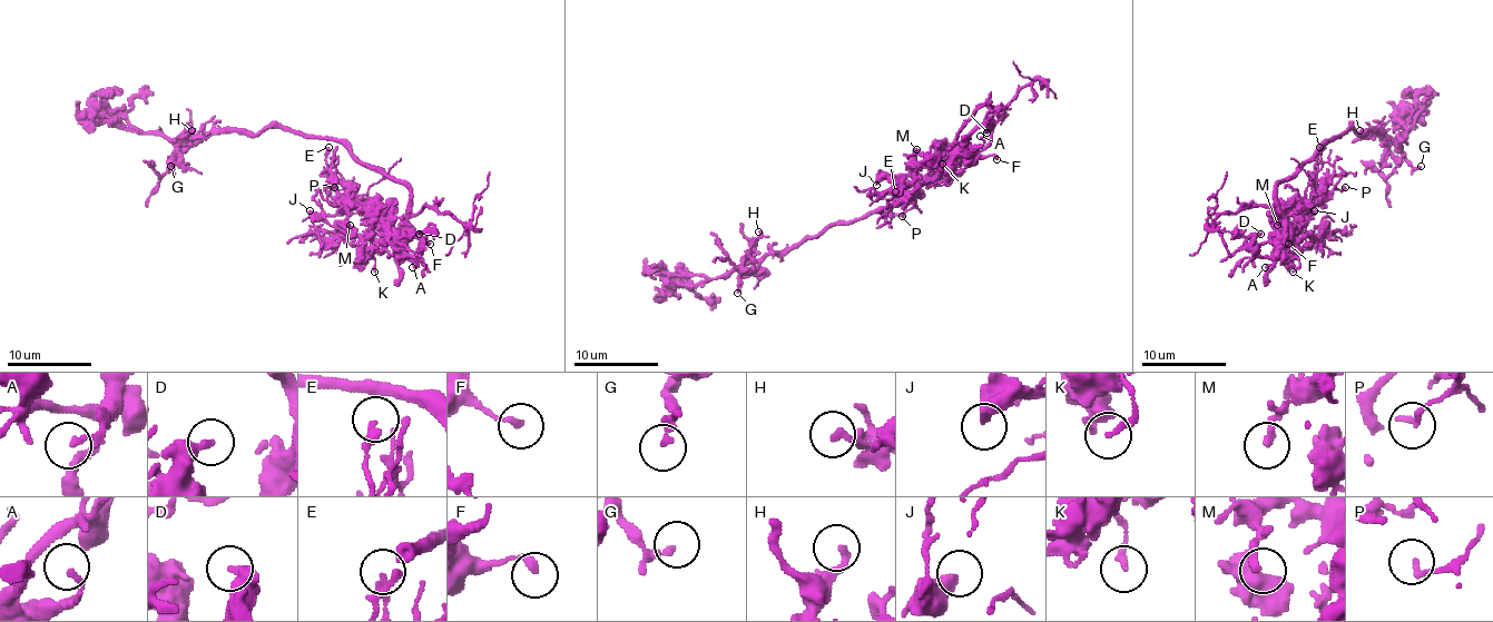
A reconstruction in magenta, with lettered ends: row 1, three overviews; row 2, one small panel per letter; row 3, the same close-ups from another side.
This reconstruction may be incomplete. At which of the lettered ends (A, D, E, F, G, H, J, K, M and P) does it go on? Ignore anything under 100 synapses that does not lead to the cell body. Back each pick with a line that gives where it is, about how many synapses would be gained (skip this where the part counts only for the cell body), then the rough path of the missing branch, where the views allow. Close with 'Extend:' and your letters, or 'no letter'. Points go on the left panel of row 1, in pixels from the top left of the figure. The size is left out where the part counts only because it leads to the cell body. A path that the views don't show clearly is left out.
Extend: no letter

